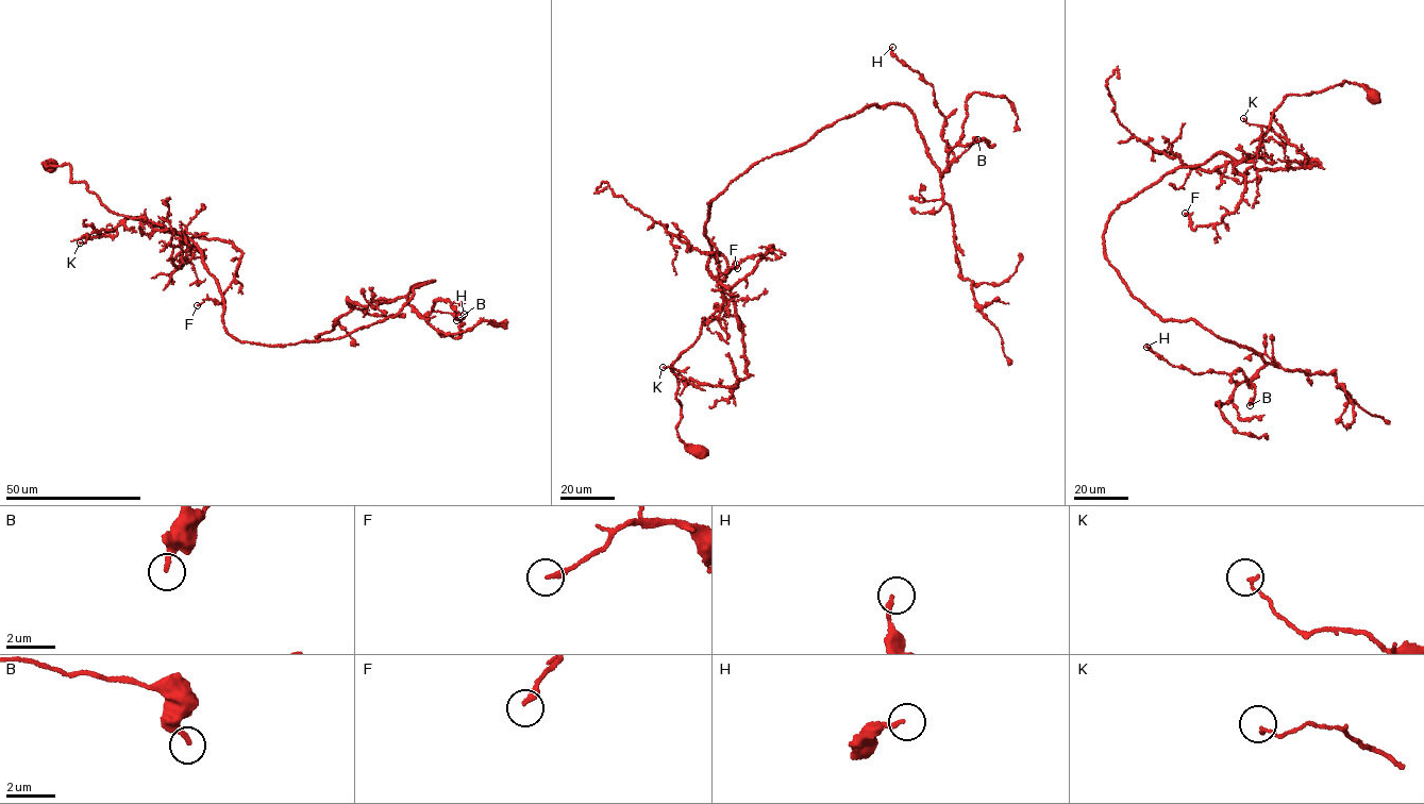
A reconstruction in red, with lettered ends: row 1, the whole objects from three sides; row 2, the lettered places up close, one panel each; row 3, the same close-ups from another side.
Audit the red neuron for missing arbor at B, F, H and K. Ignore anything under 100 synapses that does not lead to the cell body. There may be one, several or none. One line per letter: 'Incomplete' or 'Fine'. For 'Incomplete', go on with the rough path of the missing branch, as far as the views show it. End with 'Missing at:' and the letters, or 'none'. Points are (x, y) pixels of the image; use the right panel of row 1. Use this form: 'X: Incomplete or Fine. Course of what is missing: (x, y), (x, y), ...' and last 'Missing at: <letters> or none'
B: Fine
F: Fine
H: Fine
K: Fine
Missing at: none

